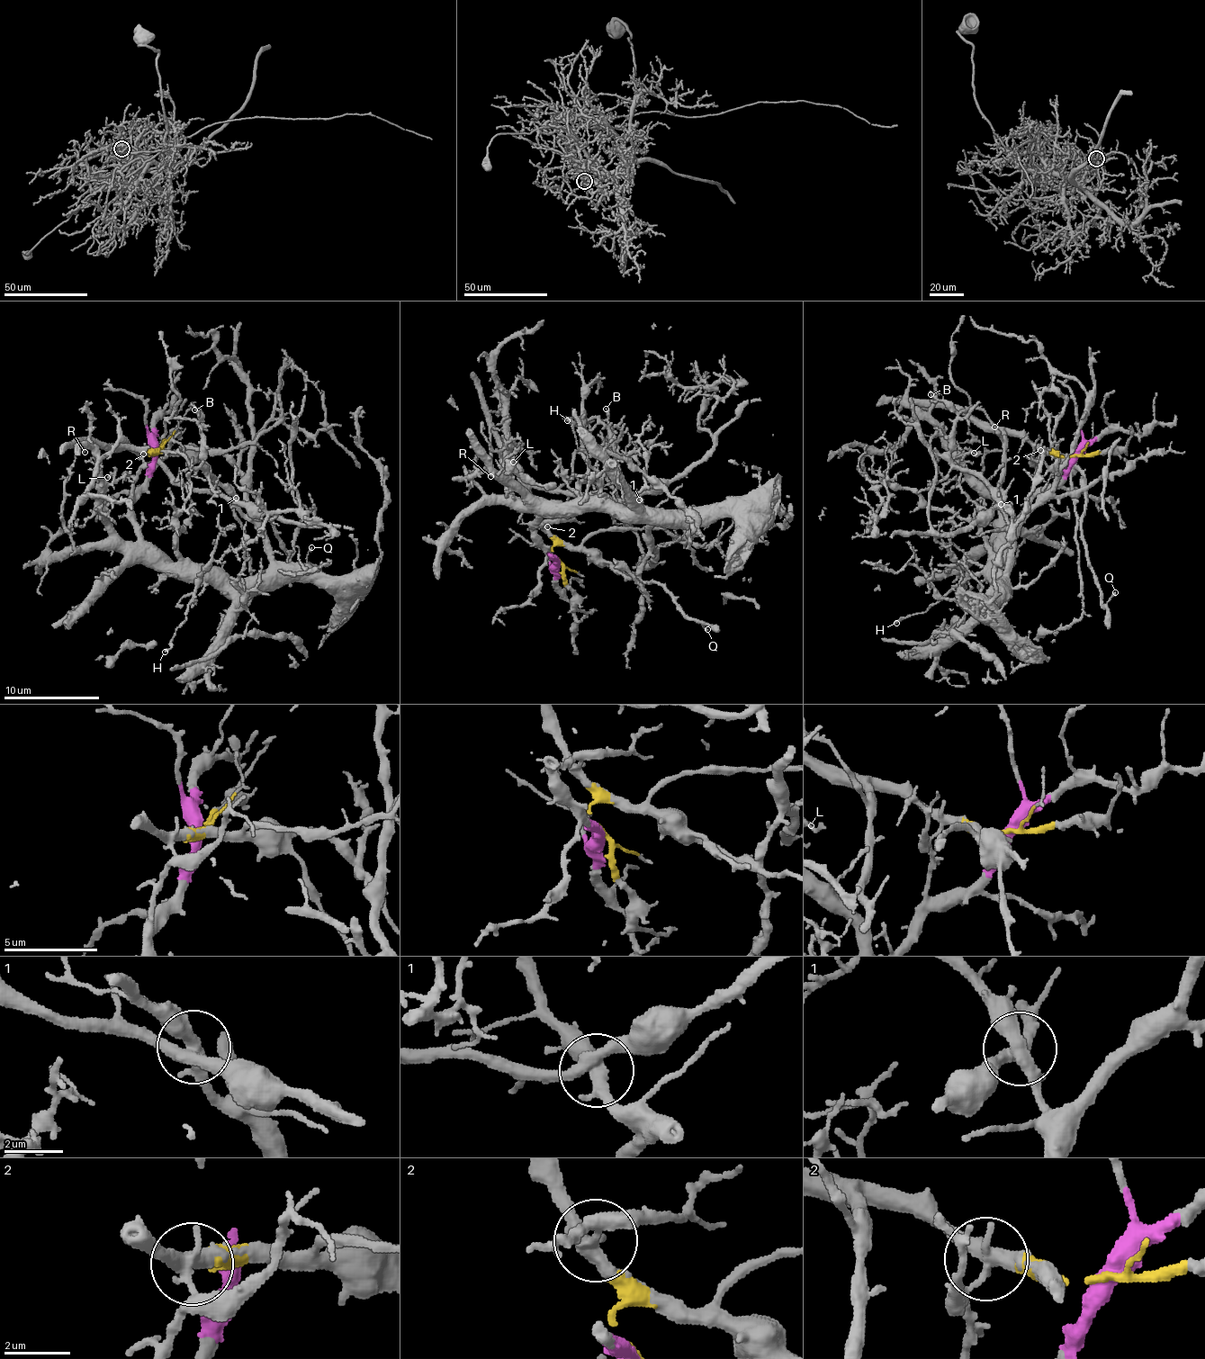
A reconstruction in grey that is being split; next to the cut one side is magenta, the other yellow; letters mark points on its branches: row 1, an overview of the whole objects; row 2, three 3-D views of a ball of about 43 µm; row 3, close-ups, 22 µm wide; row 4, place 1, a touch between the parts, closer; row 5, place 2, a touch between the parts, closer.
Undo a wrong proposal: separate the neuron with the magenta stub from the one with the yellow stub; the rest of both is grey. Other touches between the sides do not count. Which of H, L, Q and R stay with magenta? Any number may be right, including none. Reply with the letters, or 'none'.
H, L

